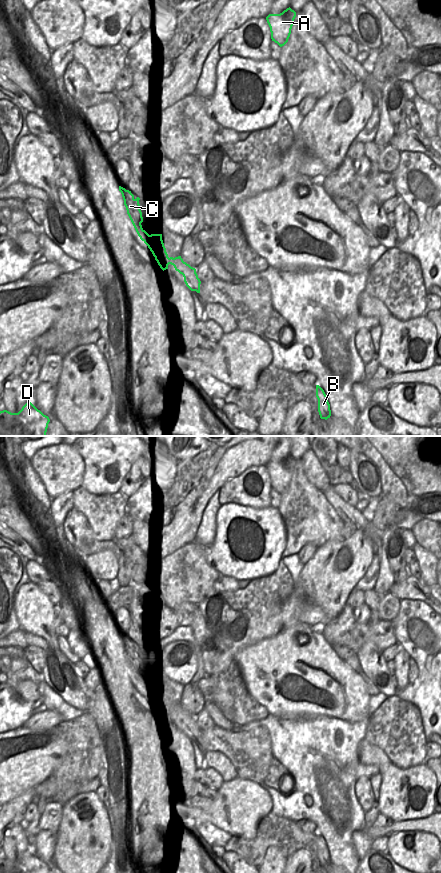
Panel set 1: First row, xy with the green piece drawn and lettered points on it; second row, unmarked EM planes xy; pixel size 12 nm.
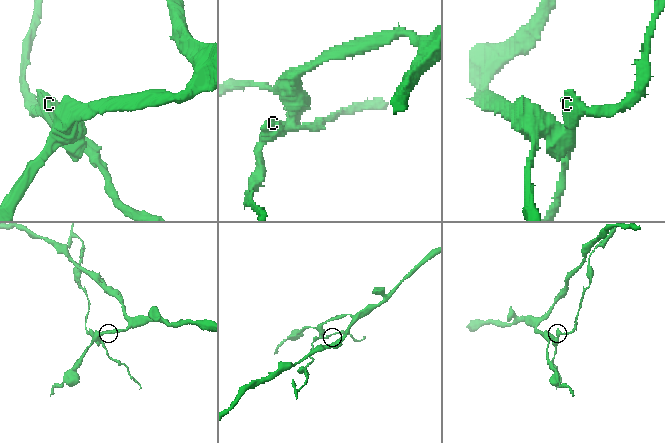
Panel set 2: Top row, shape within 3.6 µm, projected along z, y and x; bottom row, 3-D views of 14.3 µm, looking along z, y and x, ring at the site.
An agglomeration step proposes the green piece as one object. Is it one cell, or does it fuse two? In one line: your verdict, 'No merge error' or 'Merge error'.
Merge error.

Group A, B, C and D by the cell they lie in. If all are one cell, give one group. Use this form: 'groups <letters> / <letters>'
groups A D / B C

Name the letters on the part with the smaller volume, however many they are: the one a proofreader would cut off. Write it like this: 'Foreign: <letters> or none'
Foreign: B, C

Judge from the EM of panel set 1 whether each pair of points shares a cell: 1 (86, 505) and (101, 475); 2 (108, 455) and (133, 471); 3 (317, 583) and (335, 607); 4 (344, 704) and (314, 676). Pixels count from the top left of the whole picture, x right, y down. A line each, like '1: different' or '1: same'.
1: different
2: different
3: same
4: same

